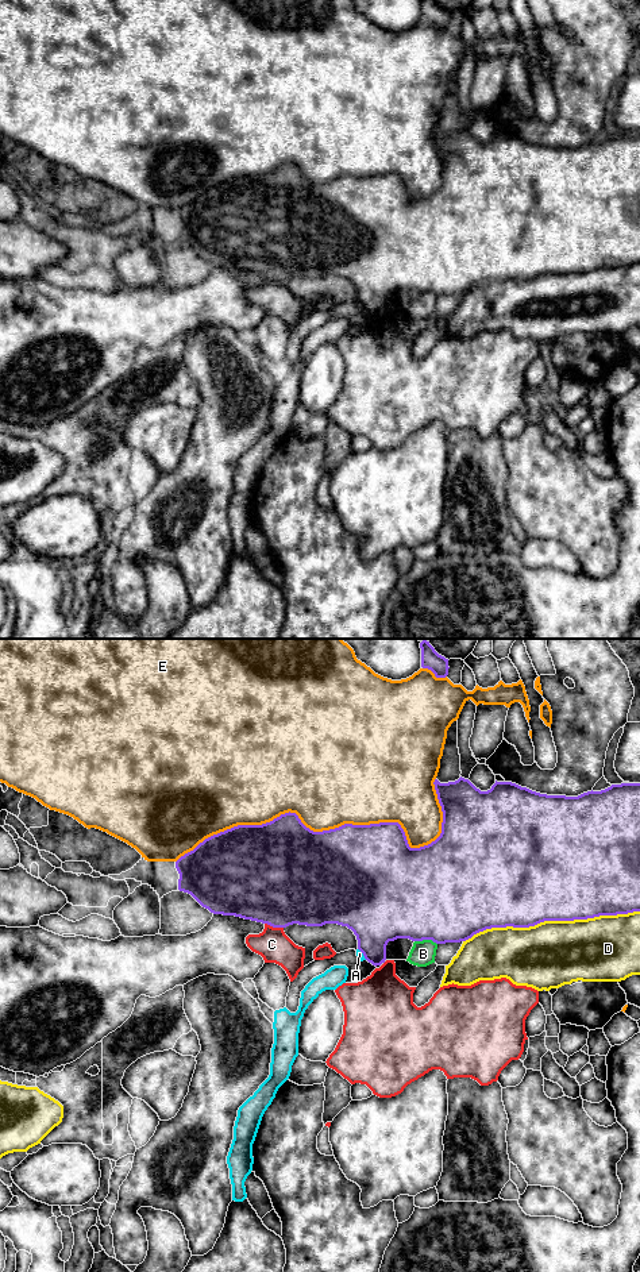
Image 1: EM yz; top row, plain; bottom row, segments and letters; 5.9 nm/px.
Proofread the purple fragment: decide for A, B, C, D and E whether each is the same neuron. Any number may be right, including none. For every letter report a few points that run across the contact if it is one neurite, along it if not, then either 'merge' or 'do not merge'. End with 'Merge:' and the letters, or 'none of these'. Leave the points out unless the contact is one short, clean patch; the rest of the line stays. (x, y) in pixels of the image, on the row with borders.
A: line yz (377, 913), (371, 943), (362, 952), (359, 954); merge
B: line yz (415, 940), (432, 940), (436, 944); do not merge
C: do not merge
D: do not merge
E: do not merge
Merge: A

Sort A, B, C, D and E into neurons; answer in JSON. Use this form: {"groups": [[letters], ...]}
{"groups": [["A"], ["B"], ["C"], ["D"], ["E"]]}

